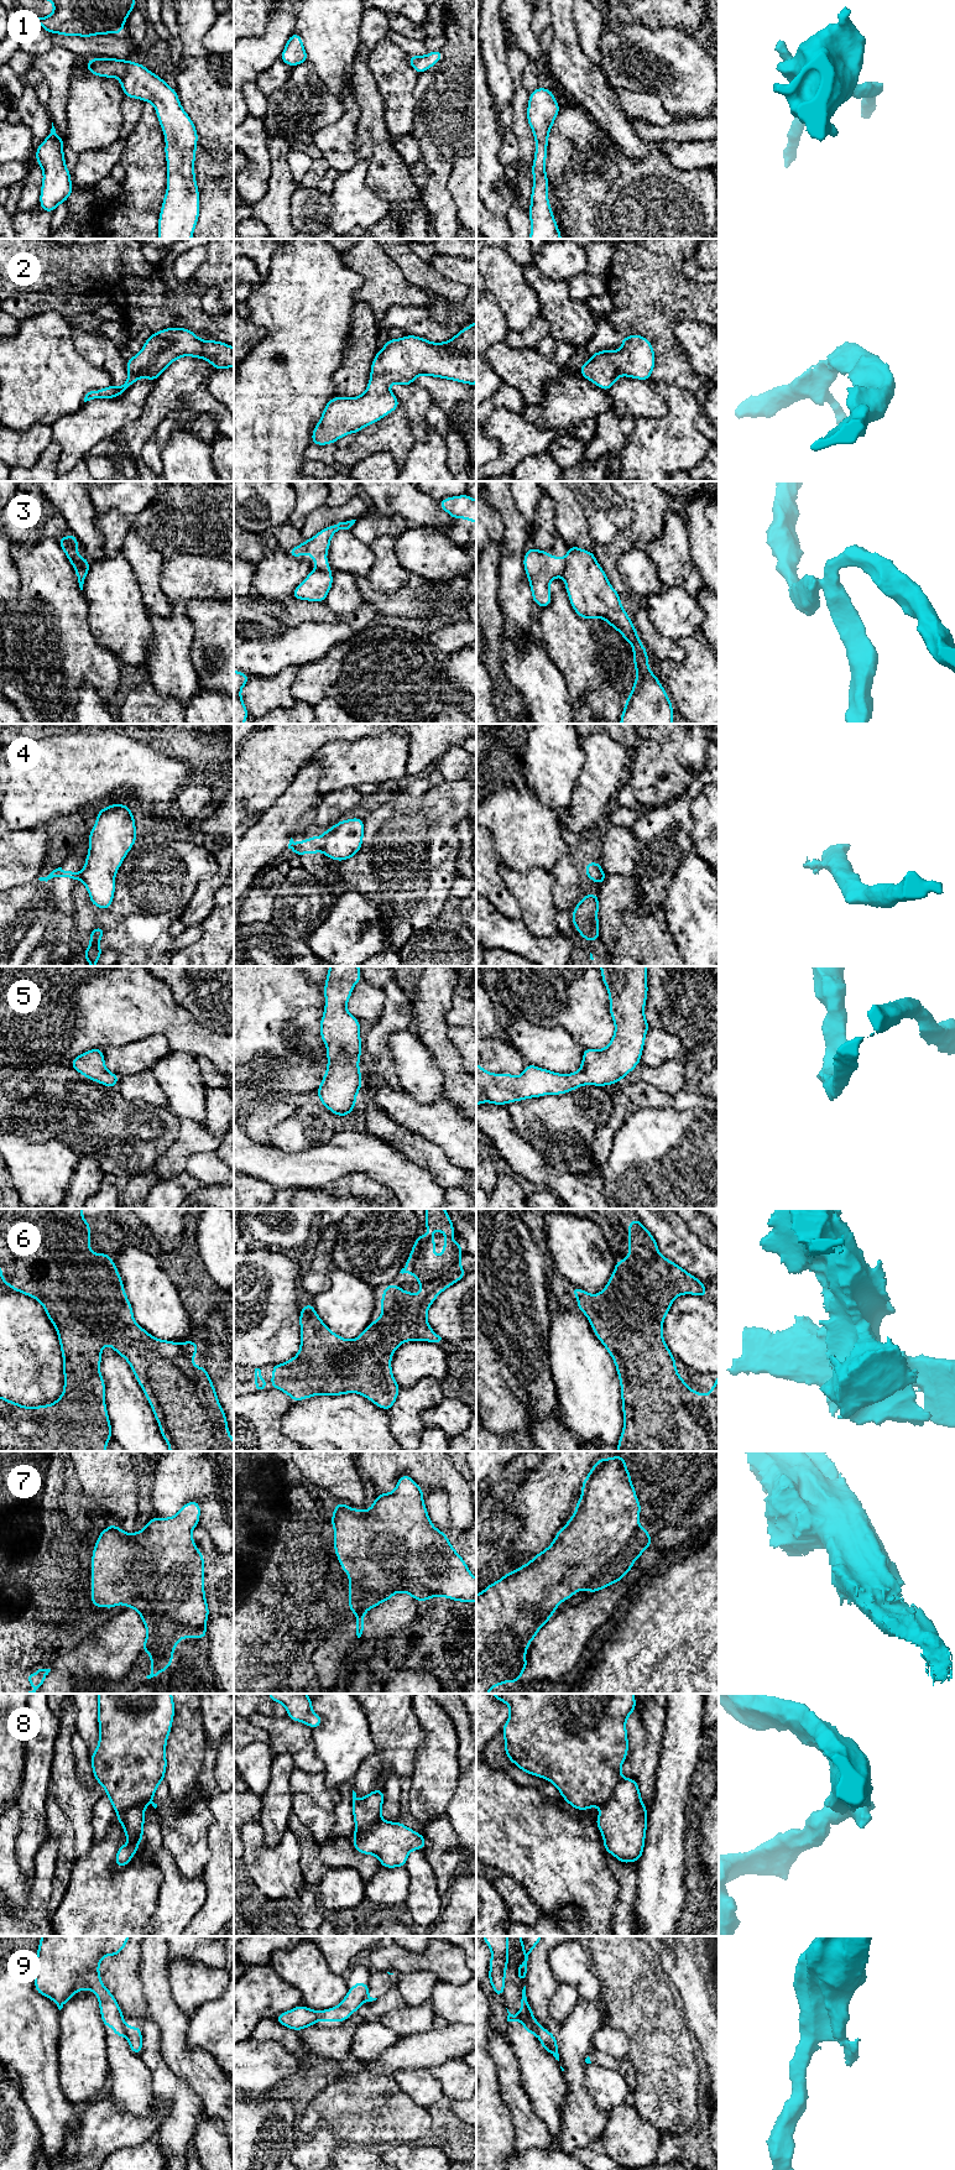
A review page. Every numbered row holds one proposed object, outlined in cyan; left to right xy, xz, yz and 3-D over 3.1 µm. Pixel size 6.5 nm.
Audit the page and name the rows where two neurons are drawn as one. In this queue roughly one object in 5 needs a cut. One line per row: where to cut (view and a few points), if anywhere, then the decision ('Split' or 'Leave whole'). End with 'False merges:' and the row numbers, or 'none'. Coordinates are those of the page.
1: No split. Leave whole
2: No split. Leave whole
3: Split along yz (565, 559), (565, 566), (561, 574). Split
4: Split along xz (319, 839), (322, 850). Split
5: No split. Leave whole
6: No split. Leave whole
7: No split. Leave whole
8: Split along xy (151, 1799), (132, 1805), (118, 1815). Split
9: Split along yz (536, 2024), (537, 2035). Split
False merges: 3, 4, 8, 9

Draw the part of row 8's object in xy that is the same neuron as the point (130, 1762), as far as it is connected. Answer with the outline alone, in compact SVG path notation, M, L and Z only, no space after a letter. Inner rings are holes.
M98 1694L99 1742L90 1754L93 1775L105 1789L105 1795L118 1815L127 1809L152 1800L163 1782L167 1759L166 1744L174 1717L172 1694Z

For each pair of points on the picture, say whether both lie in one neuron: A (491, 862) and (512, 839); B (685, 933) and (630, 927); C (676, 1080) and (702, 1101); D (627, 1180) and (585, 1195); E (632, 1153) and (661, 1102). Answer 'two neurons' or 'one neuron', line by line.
A: two neurons
B: two neurons
C: two neurons
D: two neurons
E: two neurons

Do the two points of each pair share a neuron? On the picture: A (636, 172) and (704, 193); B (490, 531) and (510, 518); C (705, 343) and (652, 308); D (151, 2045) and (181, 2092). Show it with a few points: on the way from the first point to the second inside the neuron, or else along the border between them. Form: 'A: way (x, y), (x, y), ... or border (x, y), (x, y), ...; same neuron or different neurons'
A: way (653, 172), (668, 175), (687, 187); same neuron
B: border (489, 500), (501, 516), (502, 543); different neurons
C: border (704, 321), (674, 325), (687, 350); different neurons
D: way (154, 2056), (160, 2071), (170, 2081); same neuron

